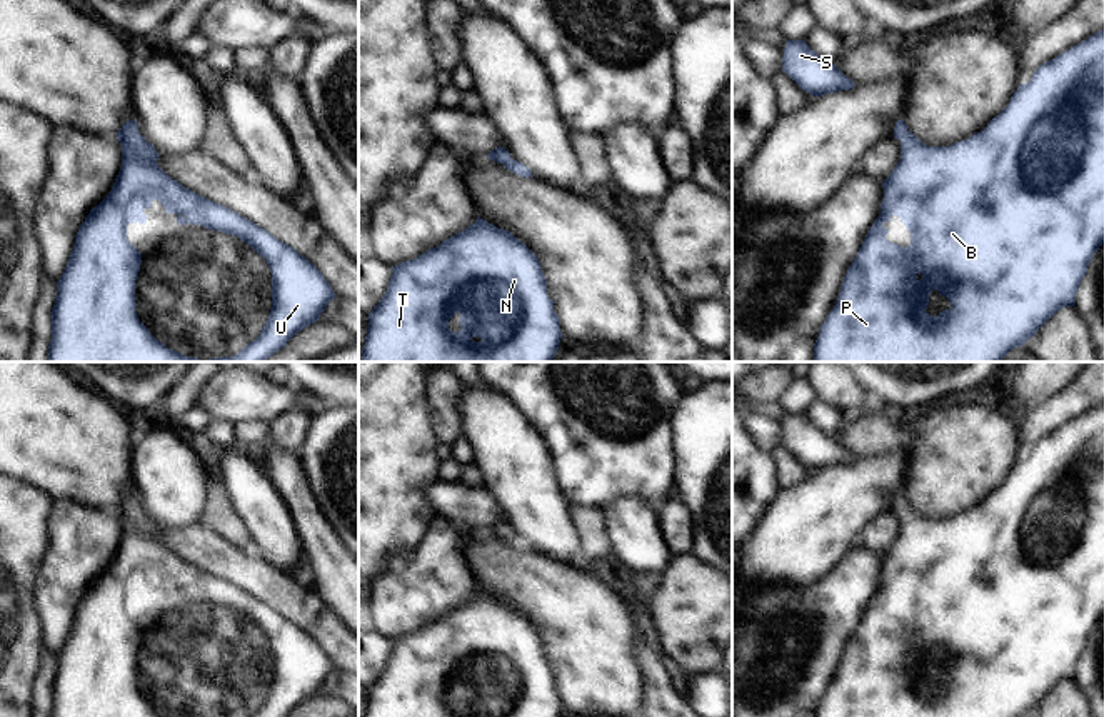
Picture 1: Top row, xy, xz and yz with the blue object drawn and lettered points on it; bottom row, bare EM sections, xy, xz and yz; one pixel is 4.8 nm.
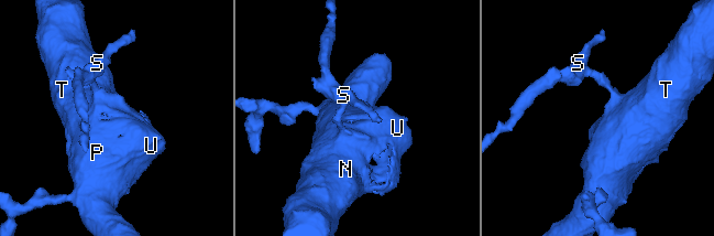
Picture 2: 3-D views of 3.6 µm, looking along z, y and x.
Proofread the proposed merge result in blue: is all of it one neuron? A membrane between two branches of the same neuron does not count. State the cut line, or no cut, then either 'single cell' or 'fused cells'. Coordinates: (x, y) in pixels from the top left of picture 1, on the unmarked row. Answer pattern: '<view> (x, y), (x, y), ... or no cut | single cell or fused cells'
no cut | single cell

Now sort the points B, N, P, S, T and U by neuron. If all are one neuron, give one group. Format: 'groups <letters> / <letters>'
groups B N P S T U

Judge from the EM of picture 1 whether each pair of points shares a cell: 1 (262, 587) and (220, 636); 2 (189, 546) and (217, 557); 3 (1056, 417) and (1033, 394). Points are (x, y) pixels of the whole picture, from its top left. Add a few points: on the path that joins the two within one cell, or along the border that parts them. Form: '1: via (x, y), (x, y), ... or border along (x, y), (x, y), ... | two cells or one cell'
1: border along (219, 577), (239, 586), (287, 617) | two cells
2: via (195, 546), (210, 552) | one cell
3: border along (1074, 381), (1033, 409) | two cells

